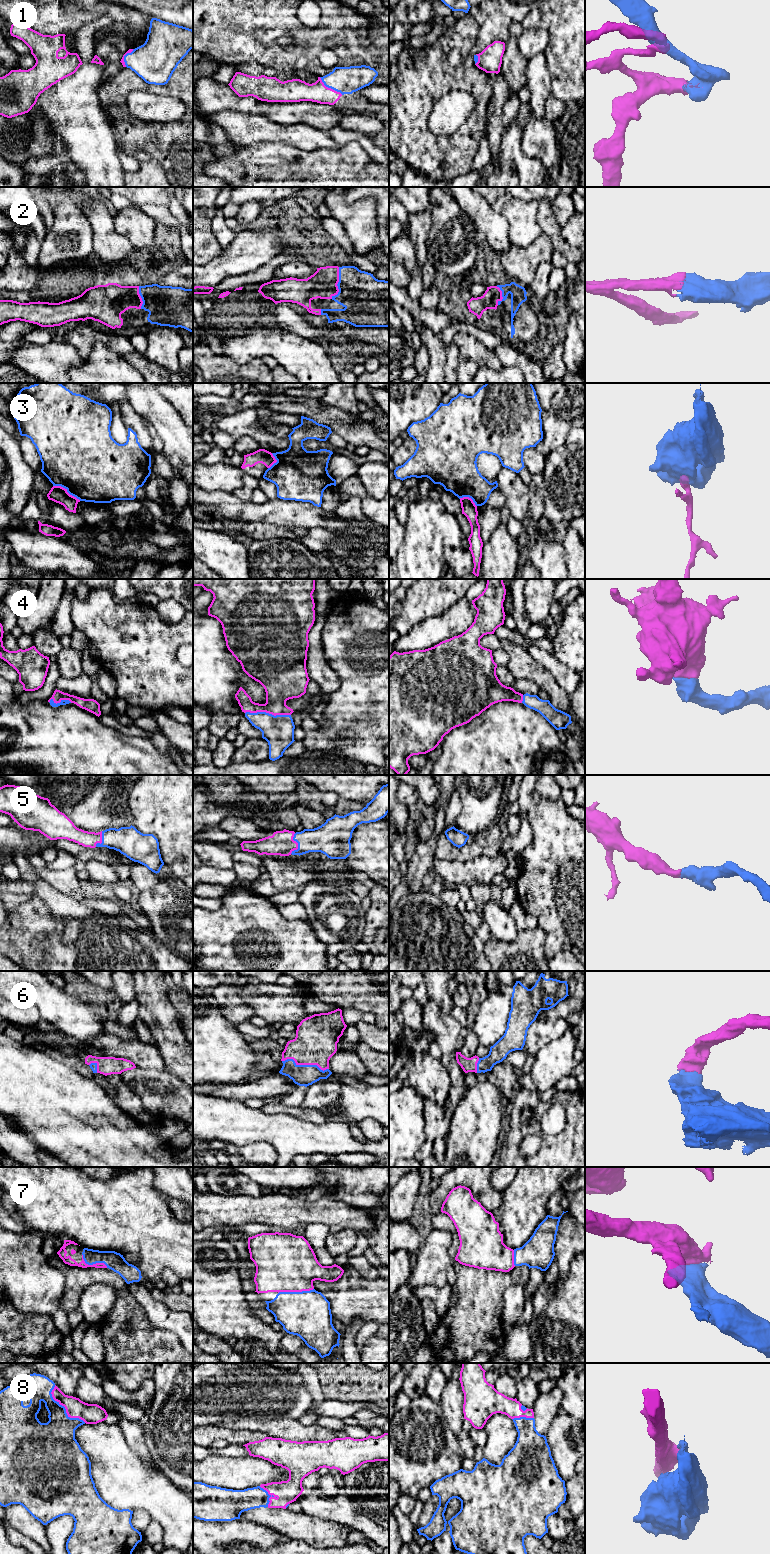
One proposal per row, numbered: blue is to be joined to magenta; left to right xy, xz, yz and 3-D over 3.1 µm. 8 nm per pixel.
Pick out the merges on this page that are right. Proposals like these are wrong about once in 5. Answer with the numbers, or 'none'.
1, 2, 4, 5, 6, 7, 8

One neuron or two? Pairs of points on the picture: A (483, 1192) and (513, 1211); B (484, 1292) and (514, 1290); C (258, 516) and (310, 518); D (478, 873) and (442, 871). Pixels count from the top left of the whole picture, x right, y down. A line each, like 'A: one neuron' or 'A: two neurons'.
A: two neurons
B: two neurons
C: one neuron
D: one neuron

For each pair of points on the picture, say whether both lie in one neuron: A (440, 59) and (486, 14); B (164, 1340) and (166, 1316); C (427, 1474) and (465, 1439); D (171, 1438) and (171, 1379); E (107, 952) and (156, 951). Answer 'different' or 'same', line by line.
A: different
B: different
C: different
D: same
E: same

